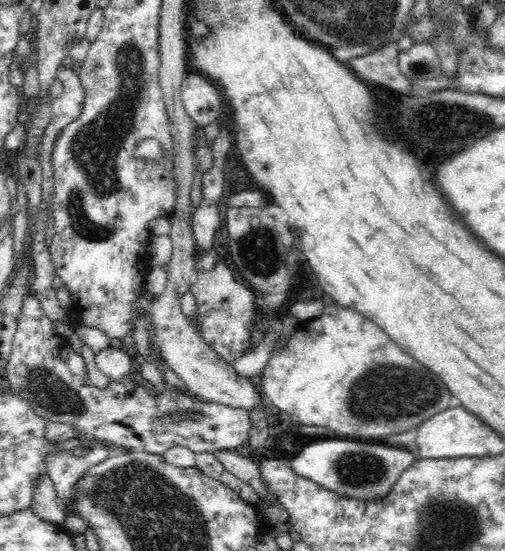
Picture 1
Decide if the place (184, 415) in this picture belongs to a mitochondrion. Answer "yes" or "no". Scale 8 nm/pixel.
yes

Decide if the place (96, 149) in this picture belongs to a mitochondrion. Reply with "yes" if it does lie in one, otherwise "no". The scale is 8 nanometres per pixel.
yes

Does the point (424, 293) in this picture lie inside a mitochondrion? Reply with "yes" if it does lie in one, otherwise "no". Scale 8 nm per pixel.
no

